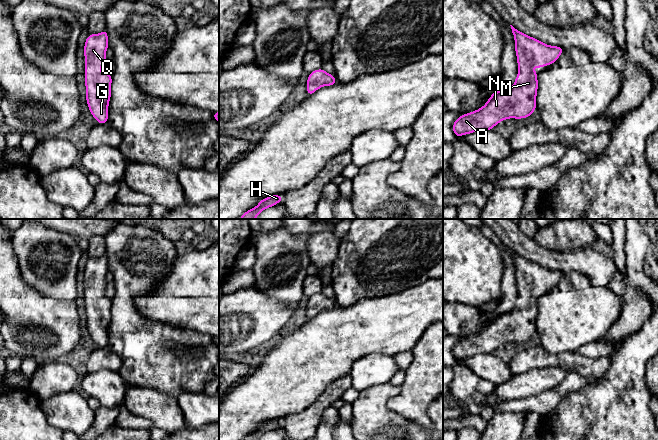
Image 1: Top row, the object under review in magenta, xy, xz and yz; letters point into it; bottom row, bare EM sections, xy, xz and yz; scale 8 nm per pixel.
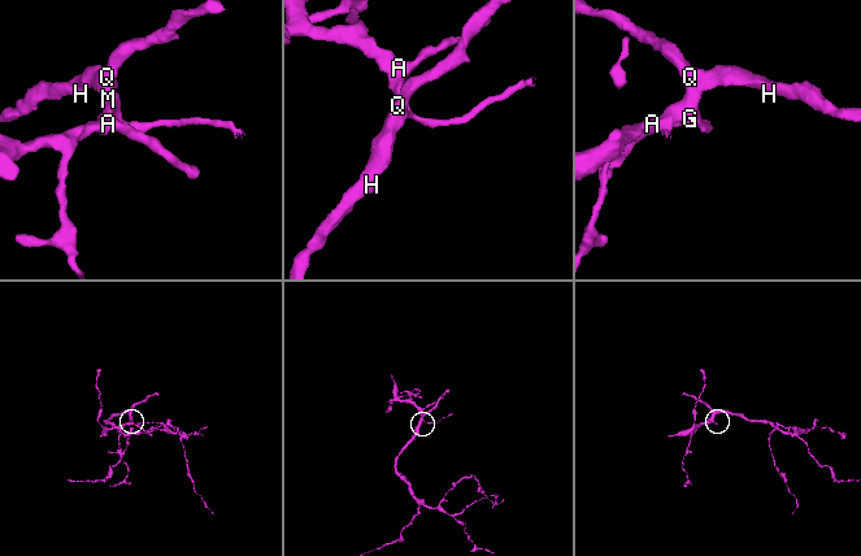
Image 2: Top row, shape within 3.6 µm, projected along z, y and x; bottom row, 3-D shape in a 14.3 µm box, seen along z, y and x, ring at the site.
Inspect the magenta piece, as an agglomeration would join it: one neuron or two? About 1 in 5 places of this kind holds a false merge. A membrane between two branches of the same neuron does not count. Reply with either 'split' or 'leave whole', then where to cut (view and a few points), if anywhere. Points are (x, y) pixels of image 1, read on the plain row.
leave whole; no cut

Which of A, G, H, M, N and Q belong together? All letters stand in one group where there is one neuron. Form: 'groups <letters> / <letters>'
groups A G H M N Q

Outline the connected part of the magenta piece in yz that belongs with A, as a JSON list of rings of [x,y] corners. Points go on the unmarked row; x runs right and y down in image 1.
[[[510,250],[515,264],[519,296],[515,307],[510,313],[495,315],[480,333],[456,343],[452,350],[456,361],[478,354],[492,354],[505,343],[528,342],[537,332],[538,296],[530,293],[552,289],[564,273],[542,267]]]

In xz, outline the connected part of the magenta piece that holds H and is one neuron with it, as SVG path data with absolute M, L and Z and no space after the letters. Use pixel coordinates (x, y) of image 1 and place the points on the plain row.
M272 419L264 422L260 424L256 431L246 435L242 440L258 440L261 435L278 428L282 424L283 420L281 419Z

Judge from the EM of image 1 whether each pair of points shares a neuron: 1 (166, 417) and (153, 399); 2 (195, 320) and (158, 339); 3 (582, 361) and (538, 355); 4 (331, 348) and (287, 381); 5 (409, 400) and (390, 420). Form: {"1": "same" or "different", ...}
{"1": "same", "2": "different", "3": "same", "4": "same", "5": "different"}

